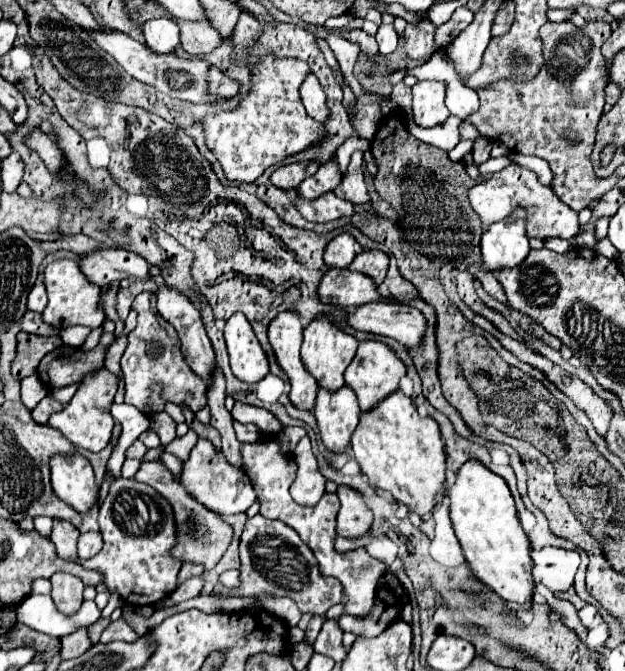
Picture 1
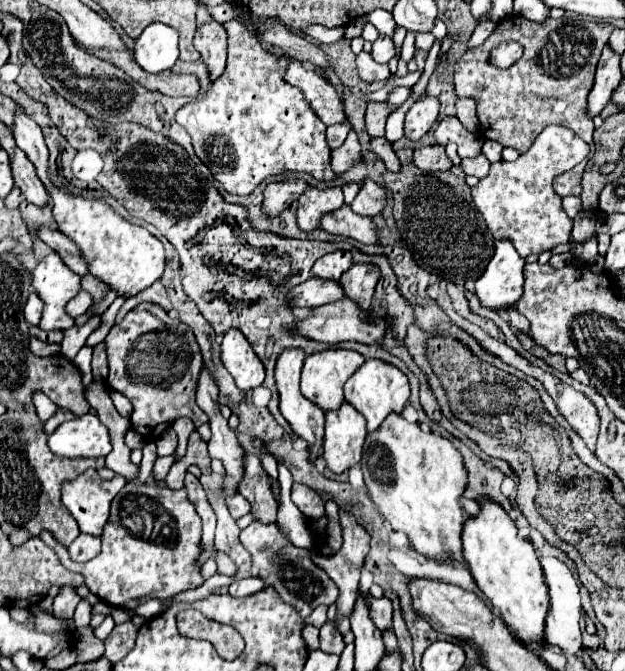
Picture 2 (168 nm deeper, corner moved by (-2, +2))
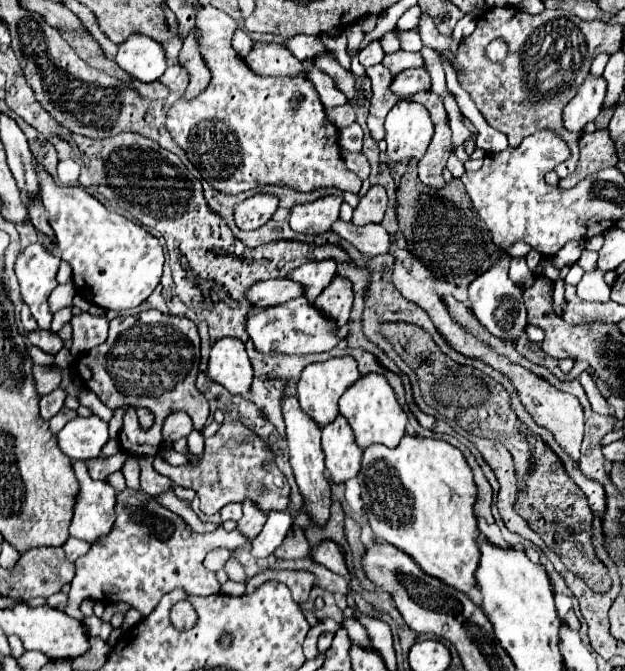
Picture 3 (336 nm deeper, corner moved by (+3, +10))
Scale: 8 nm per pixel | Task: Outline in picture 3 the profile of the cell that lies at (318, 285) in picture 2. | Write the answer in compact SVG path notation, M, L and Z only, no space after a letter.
M284 277L284 279L266 279L260 281L256 285L250 287L248 291L248 299L256 305L256 307L272 307L272 305L280 305L286 301L292 301L296 297L302 297L306 293L304 285Z

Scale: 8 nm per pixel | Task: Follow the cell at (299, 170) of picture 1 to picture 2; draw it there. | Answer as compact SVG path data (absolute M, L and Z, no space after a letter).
M291 179L287 183L269 183L263 191L263 213L271 219L281 215L287 207L293 205L293 201L299 199L305 187L307 183L301 179Z

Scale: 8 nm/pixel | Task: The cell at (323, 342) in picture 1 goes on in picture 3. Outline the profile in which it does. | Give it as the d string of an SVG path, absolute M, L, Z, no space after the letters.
M344 355L344 357L334 357L334 359L328 359L324 363L310 363L304 367L300 379L298 379L298 385L296 385L296 397L300 401L300 407L310 415L314 417L320 427L328 425L330 421L334 421L334 417L338 415L338 399L340 395L344 393L346 387L350 387L356 379L360 377L358 373L358 363L354 357L350 355Z

